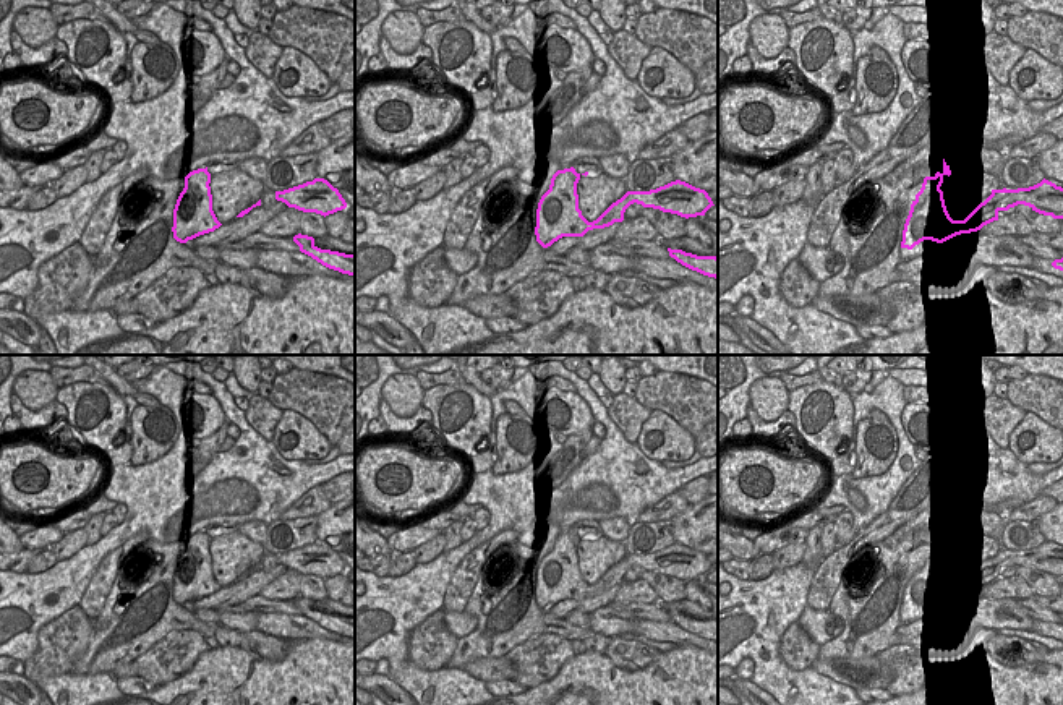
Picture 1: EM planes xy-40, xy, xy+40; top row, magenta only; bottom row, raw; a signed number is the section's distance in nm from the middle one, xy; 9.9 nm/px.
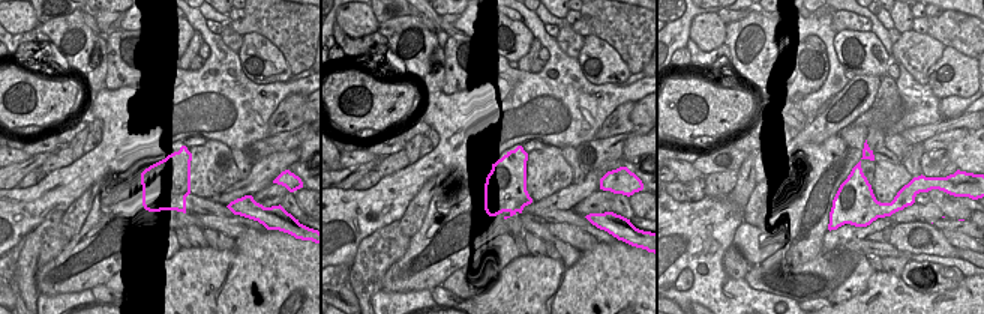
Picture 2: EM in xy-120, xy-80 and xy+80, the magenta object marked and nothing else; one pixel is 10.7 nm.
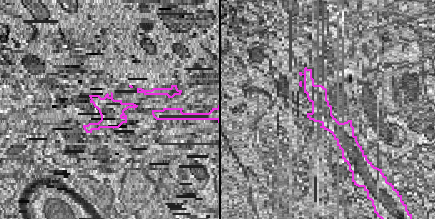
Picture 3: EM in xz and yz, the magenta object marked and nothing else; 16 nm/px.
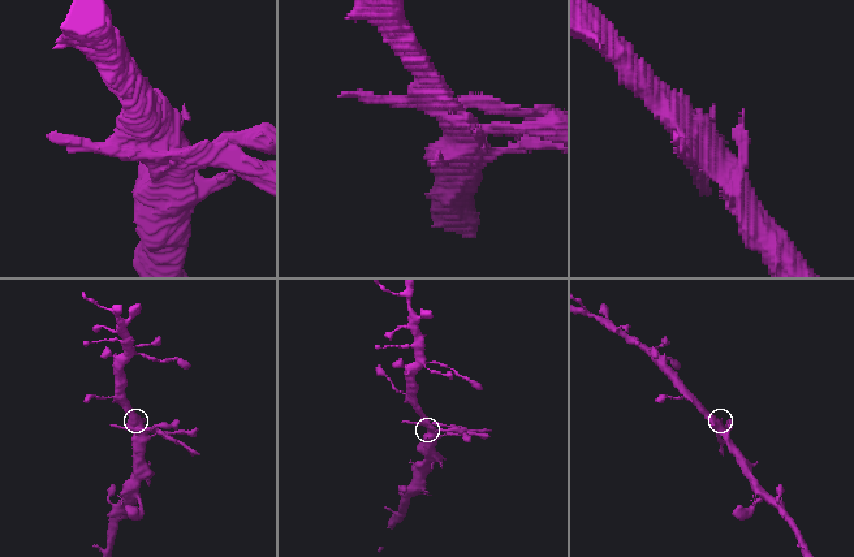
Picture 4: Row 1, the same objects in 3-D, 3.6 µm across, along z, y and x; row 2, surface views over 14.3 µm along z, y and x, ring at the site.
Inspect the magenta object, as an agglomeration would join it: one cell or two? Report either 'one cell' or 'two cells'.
two cells

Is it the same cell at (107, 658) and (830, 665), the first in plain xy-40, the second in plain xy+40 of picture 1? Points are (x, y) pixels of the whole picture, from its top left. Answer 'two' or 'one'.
two

